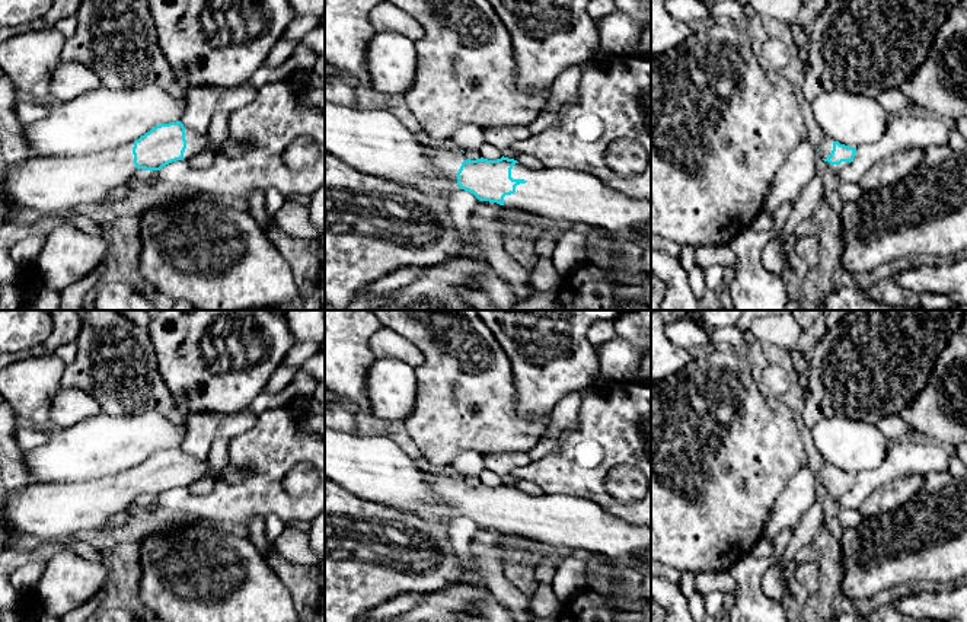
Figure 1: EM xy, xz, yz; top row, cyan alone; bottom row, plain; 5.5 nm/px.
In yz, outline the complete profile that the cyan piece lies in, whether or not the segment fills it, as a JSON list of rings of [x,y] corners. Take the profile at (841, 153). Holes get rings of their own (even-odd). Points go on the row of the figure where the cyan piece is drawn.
[[[824,137],[818,147],[818,154],[826,162],[830,173],[837,173],[848,166],[855,157],[856,149],[840,144],[833,138]]]

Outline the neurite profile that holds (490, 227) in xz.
[[[478,202],[470,213],[472,230],[484,249],[502,246],[505,236],[513,233],[514,226],[495,213],[494,208]]]

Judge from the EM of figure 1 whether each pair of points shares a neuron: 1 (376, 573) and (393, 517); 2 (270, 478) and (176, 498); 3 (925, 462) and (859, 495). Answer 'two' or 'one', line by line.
1: one
2: one
3: one

